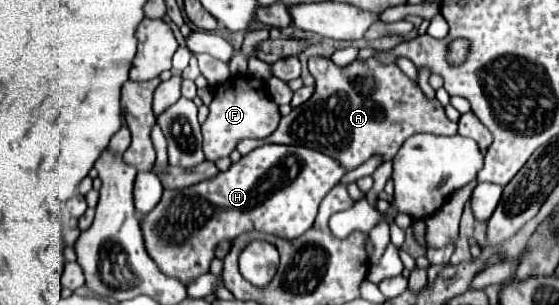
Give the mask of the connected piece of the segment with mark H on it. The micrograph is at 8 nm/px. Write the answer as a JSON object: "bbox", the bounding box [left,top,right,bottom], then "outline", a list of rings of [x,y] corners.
{"bbox":[140,144,346,286],"outline":[[[264,144],[252,150],[250,154],[242,156],[226,172],[218,172],[214,178],[208,178],[206,182],[198,182],[182,190],[164,190],[158,206],[150,210],[140,224],[146,252],[162,270],[162,274],[176,278],[188,286],[198,276],[208,272],[210,262],[214,260],[214,250],[222,240],[234,240],[250,230],[262,230],[264,234],[274,234],[286,240],[302,236],[314,224],[320,200],[328,194],[332,186],[340,182],[344,172],[346,170],[336,160],[316,150],[304,146]]]}

